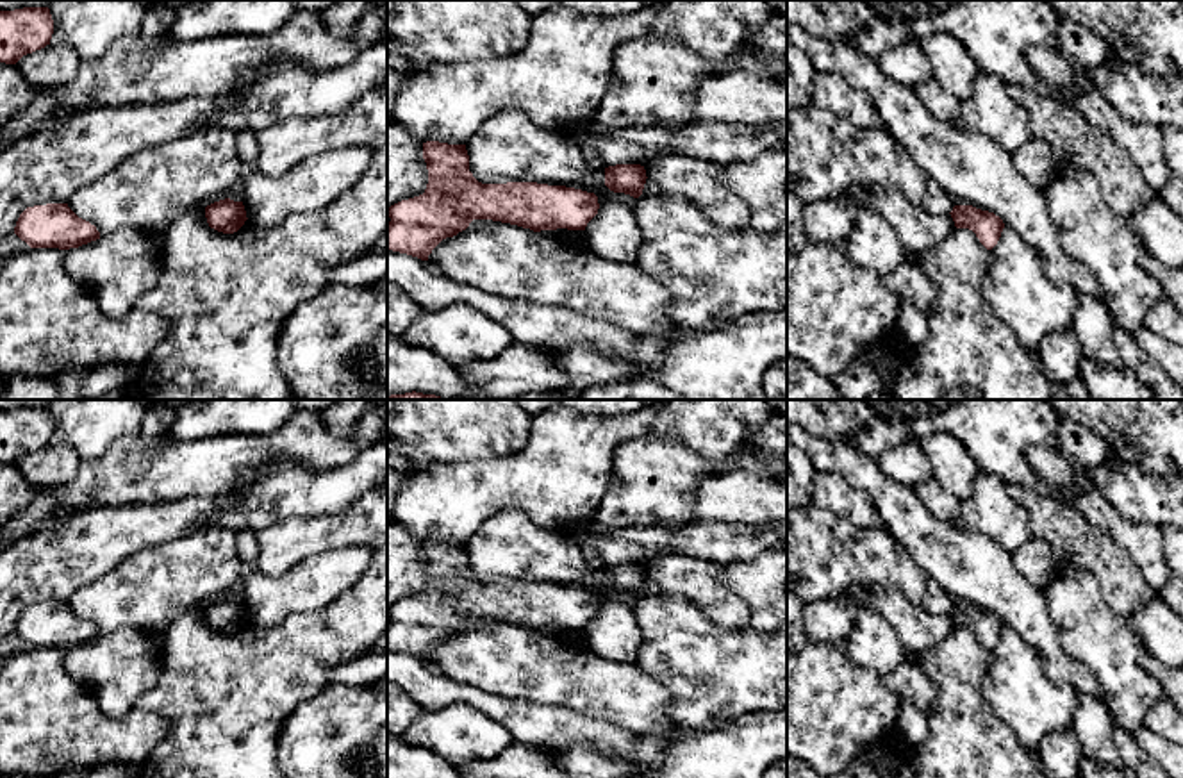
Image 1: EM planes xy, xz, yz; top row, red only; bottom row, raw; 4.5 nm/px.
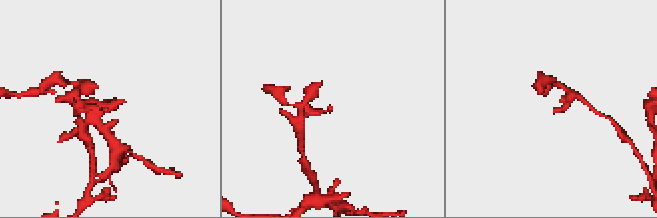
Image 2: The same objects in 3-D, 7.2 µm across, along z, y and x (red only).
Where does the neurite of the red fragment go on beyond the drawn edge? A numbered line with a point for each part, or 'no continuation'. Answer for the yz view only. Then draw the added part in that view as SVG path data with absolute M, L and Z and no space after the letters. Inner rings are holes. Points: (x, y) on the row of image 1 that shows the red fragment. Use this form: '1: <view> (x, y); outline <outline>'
no continuation

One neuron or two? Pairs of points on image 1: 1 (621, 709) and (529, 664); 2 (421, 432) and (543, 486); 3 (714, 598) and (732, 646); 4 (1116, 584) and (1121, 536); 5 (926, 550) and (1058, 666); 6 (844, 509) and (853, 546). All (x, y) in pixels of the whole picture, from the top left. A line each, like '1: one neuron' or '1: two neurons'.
1: one neuron
2: two neurons
3: two neurons
4: two neurons
5: one neuron
6: two neurons

